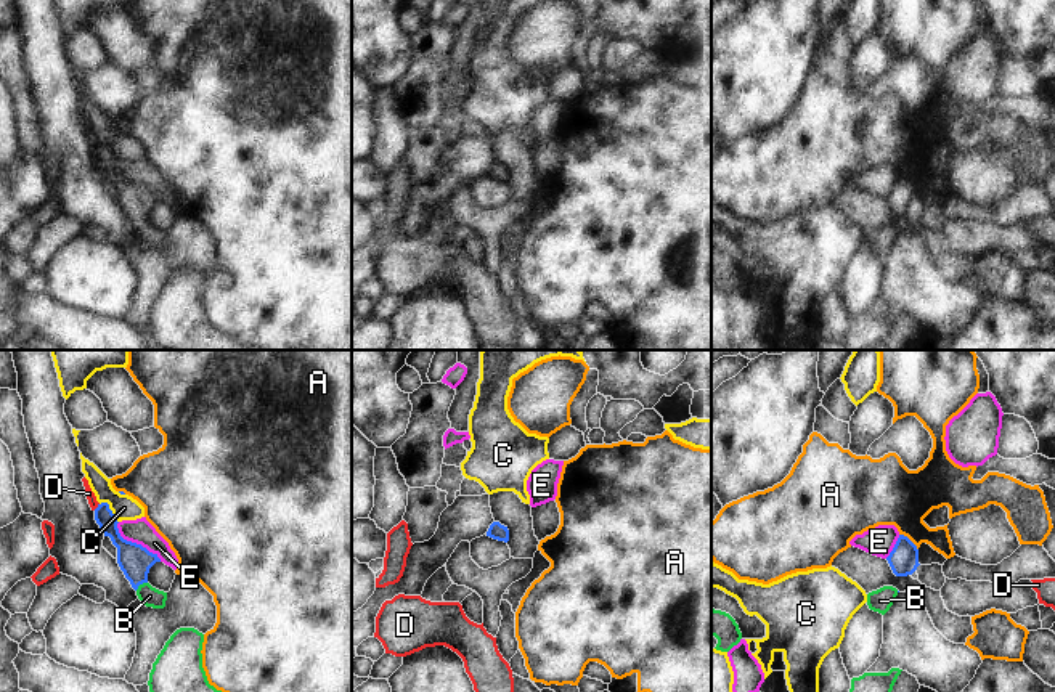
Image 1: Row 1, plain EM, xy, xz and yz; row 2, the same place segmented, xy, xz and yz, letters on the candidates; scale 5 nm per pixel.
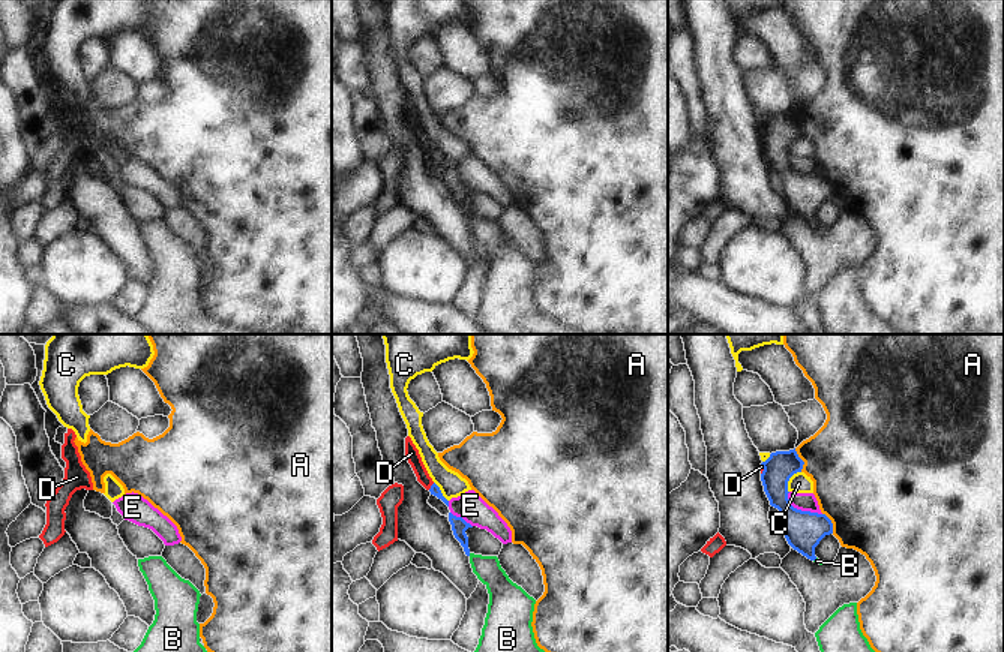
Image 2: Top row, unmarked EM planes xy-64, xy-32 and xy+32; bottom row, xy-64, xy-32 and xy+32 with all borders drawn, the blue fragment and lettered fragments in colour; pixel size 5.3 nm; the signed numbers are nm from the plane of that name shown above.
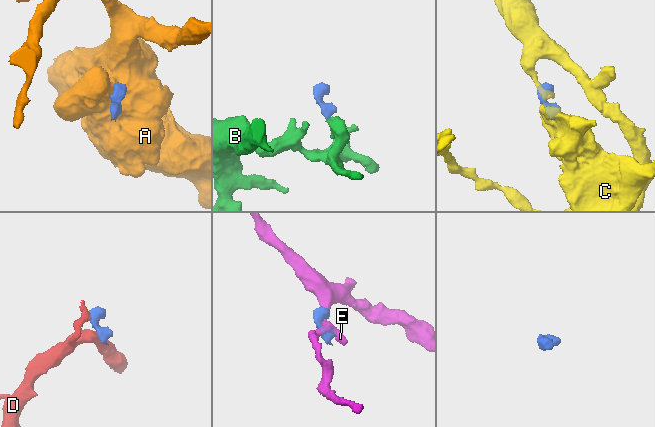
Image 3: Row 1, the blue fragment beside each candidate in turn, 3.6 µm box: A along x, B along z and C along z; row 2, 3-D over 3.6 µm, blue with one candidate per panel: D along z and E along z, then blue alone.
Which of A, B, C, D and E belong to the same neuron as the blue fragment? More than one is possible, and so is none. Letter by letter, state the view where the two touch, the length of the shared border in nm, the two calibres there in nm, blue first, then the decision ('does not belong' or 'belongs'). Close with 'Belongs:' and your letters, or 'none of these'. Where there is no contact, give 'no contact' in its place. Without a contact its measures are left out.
A: contact in yz; length 130 nm; calibres 150 and 300 nm; does not belong
B: contact in xy; length 80 nm; calibres 160 and 100 nm; belongs
C: contact in xy; length 140 nm; calibres 140 and 130 nm; does not belong
D: contact in xy; length 50 nm; calibres 90 and 50 nm; does not belong
E: contact in xy; length 300 nm; calibres 160 and 120 nm; does not belong
Belongs: B

